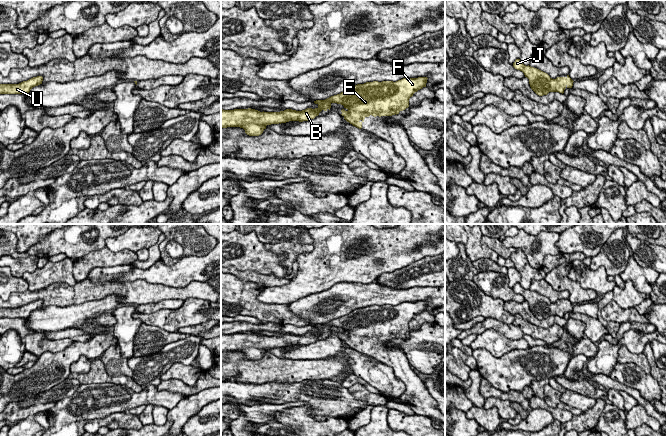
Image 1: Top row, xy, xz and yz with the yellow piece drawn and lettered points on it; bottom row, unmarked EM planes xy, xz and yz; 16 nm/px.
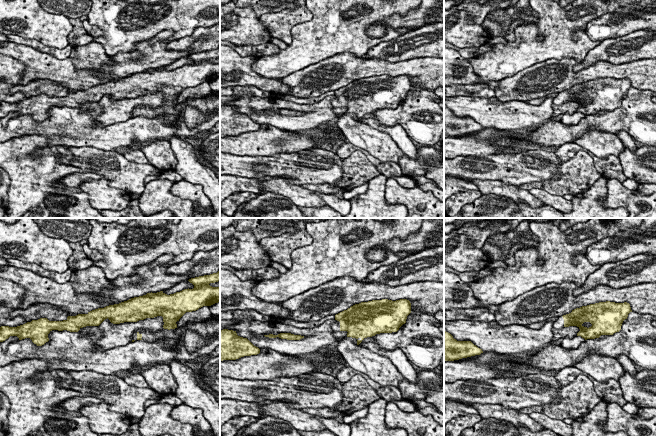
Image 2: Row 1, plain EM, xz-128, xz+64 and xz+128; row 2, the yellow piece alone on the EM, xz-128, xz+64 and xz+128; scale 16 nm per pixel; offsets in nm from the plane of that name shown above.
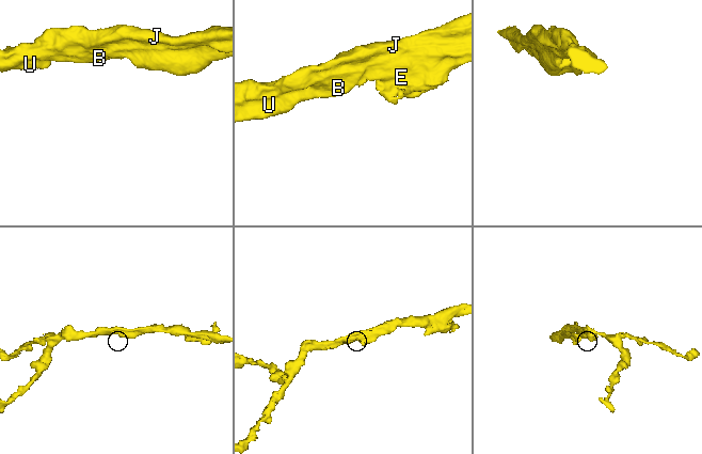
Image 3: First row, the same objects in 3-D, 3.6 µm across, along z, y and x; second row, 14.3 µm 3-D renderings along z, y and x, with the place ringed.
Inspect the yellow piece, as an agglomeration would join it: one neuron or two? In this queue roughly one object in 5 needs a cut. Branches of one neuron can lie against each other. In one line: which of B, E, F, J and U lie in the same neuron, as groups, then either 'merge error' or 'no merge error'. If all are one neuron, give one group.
groups B E F J U; no merge error

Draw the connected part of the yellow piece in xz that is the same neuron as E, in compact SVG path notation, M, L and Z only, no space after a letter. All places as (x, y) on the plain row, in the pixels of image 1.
M427 301L403 302L393 305L373 305L357 308L345 316L325 324L316 324L317 332L302 335L286 333L280 336L260 336L255 333L223 334L221 332L221 352L240 351L249 360L259 360L267 349L289 345L308 345L324 334L330 334L332 327L341 328L344 343L361 353L362 347L370 339L392 340L409 331L409 323L415 316L426 311Z

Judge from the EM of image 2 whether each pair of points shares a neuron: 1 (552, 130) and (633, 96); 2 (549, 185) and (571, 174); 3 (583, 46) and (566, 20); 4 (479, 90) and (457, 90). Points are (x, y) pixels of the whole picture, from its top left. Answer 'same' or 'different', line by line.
1: same
2: same
3: same
4: same

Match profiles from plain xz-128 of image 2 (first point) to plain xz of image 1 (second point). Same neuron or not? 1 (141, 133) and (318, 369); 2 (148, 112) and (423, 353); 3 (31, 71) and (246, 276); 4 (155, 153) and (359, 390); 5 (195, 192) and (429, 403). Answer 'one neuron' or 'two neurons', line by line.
1: one neuron
2: two neurons
3: two neurons
4: two neurons
5: two neurons

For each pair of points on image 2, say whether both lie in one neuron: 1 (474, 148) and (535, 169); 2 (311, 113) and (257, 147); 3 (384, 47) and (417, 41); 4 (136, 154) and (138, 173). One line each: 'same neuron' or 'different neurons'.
1: different neurons
2: different neurons
3: same neuron
4: different neurons

